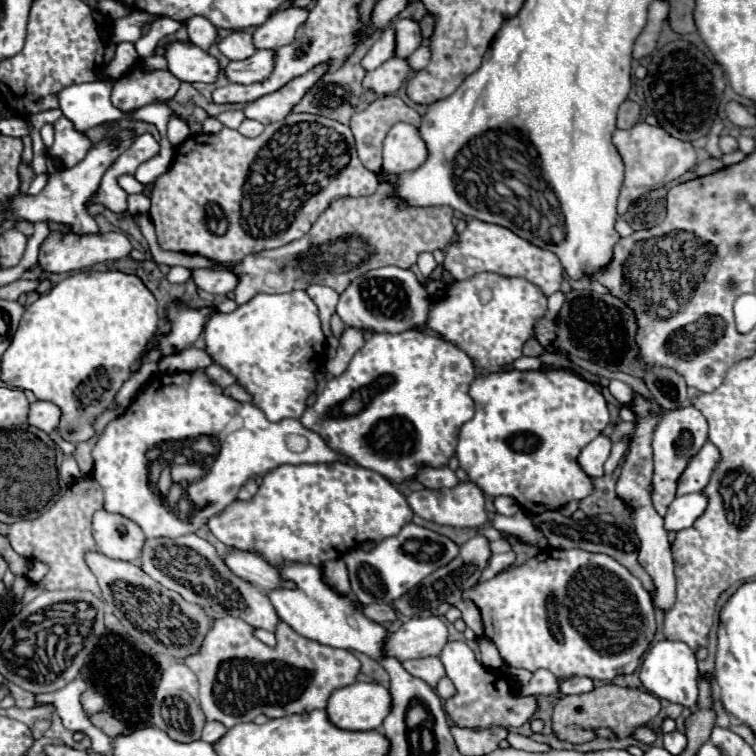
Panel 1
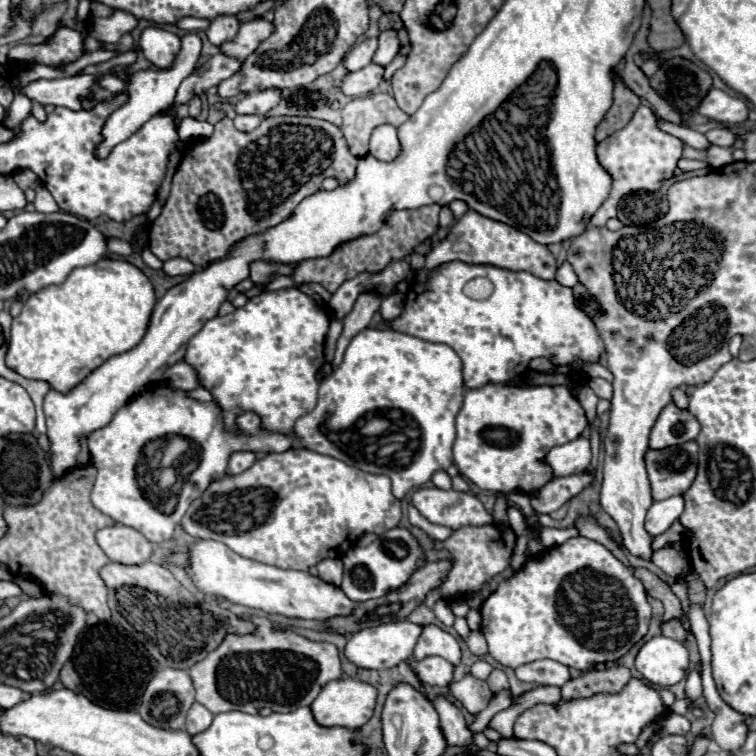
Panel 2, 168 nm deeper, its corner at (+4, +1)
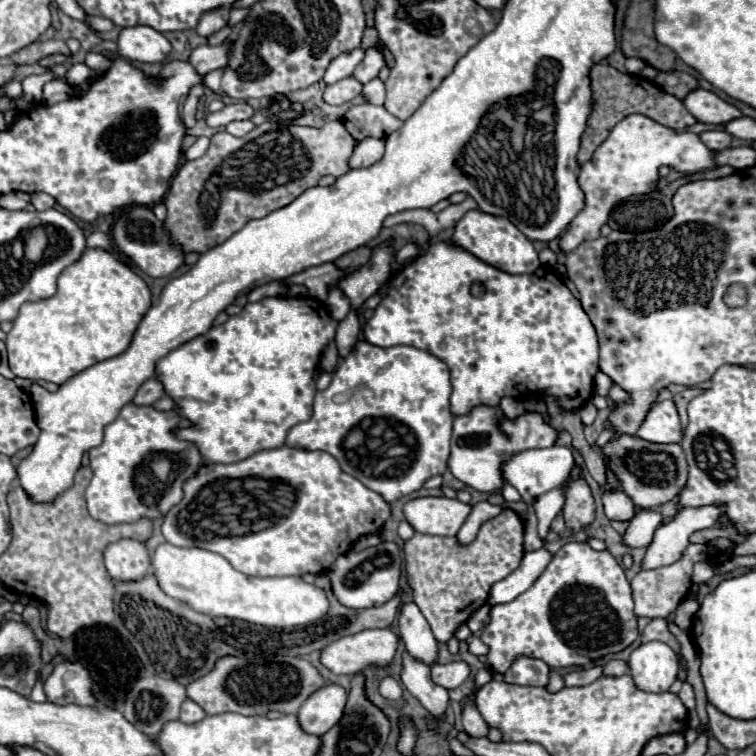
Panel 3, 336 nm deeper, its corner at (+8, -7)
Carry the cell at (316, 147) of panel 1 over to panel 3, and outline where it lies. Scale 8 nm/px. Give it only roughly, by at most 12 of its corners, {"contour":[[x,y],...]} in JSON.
{"contour":[[264,122],[216,132],[178,168],[166,228],[186,254],[228,240],[322,176],[356,140]]}

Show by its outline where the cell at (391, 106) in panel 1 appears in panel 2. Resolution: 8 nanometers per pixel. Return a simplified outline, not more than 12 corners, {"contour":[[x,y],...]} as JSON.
{"contour":[[370,94],[342,108],[340,128],[356,158],[372,130],[400,126],[408,114],[390,94]]}

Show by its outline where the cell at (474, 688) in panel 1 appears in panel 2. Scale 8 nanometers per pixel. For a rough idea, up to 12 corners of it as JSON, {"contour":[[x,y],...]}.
{"contour":[[424,626],[414,658],[440,656],[458,666],[462,650],[452,634]]}

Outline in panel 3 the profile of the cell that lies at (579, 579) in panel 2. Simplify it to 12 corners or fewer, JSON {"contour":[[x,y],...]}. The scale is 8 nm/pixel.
{"contour":[[562,546],[492,606],[488,666],[584,666],[638,638],[608,550]]}

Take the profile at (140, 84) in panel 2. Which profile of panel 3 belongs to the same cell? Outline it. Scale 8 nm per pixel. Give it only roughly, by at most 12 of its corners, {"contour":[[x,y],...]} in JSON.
{"contour":[[72,64],[66,72],[70,86],[92,82],[98,74],[86,64]]}

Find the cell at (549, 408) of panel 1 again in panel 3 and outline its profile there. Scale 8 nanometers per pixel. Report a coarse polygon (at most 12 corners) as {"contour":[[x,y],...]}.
{"contour":[[478,406],[454,418],[448,468],[480,492],[520,450],[554,446],[536,412]]}

